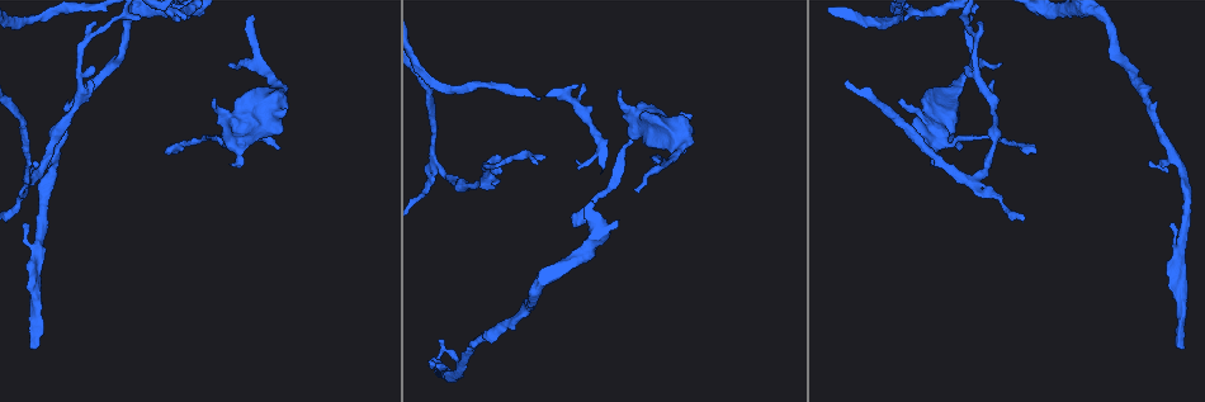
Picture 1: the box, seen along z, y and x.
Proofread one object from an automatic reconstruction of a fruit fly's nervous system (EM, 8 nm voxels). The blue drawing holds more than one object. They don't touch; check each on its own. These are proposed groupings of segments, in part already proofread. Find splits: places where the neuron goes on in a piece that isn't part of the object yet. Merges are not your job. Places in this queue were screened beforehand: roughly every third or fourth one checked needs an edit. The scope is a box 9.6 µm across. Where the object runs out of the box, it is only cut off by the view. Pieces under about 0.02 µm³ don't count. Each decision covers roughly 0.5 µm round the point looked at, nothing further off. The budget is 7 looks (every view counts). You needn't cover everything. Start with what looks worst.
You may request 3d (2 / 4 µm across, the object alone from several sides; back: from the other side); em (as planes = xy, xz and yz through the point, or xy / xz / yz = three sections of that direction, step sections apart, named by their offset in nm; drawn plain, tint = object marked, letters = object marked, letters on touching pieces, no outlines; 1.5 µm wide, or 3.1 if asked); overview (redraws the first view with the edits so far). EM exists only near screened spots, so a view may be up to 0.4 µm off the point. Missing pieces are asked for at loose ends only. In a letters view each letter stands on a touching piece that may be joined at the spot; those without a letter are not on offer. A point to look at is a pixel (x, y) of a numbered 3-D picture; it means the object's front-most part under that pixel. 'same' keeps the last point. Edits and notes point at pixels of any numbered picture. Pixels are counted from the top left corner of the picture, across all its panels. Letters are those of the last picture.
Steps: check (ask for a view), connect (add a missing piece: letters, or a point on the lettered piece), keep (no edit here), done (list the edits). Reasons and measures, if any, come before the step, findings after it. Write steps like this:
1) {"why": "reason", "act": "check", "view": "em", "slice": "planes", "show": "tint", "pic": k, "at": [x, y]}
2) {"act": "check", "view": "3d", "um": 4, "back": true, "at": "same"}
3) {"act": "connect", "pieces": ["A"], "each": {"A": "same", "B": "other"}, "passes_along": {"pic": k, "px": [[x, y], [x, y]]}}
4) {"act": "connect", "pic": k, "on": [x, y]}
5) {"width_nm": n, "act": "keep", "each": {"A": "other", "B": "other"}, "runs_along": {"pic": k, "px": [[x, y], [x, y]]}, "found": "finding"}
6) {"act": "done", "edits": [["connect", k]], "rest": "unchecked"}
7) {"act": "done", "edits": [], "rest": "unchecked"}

{"why": "an open end", "act": "check", "view": "3d", "um": 2, "pic": 1, "at": [1181, 346]}

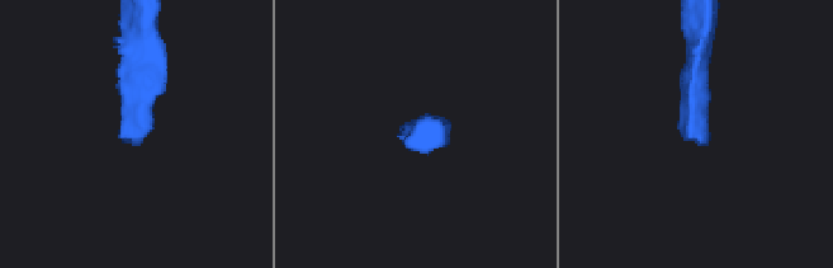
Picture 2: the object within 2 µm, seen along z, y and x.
{"act": "check", "view": "em", "slice": "planes", "show": "letters", "pic": 2, "at": [120, 136]}

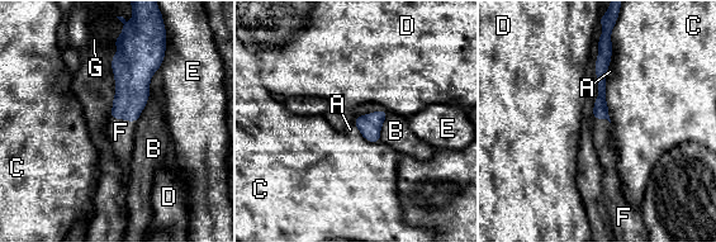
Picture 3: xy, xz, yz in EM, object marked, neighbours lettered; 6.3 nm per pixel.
{"act": "connect", "pieces": ["F"], "each": {"A": "other", "B": "other", "C": "other", "D": "other", "E": "other", "F": "same", "G": "other"}, "passes_along": {"pic": 3, "px": [[132, 80], [123, 118], [121, 132]]}, "found": "it goes on there"}

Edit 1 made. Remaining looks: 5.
{"why": "free end", "act": "check", "view": "3d", "um": 4, "pic": 1, "at": [24, 226]}

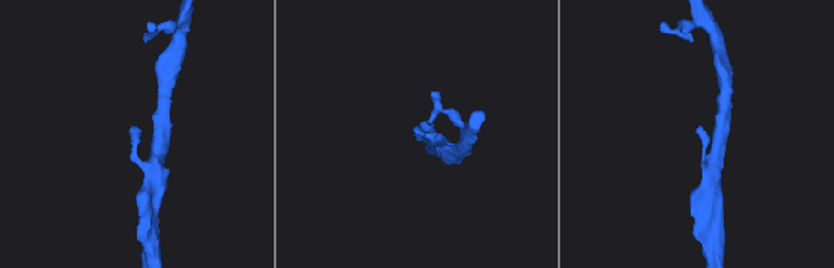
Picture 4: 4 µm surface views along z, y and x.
{"why": "now the EM", "act": "check", "view": "em", "slice": "planes", "show": "tint", "pic": 4, "at": [417, 129]}

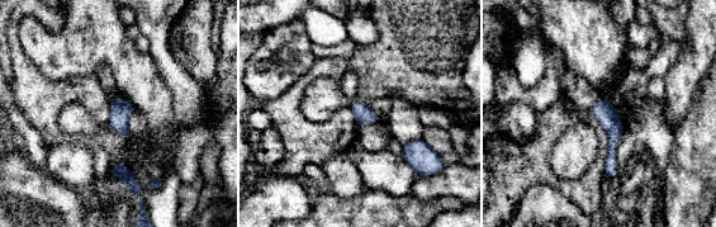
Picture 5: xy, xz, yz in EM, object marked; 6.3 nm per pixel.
{"why": "see the neighbours", "act": "check", "view": "em", "slice": "planes", "show": "letters", "at": "same"}

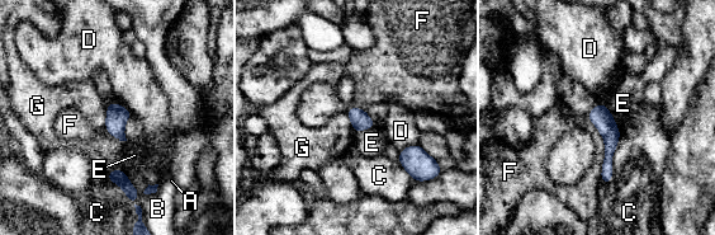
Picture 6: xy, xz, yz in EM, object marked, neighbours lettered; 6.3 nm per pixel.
{"act": "keep", "each": {"A": "other", "B": "other", "C": "other", "D": "other", "E": "other", "F": "other", "G": "other"}, "runs_along": {"pic": 6, "px": [[601, 107], [609, 130], [606, 179]]}, "found": "none of them fits"}

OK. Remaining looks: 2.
{"act": "check", "view": "em", "slice": "planes", "show": "tint", "pic": 1, "at": [232, 164]}

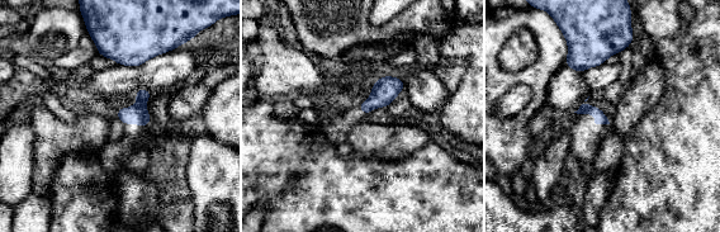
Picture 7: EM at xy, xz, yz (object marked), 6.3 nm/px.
{"why": "see the neighbours", "act": "check", "view": "em", "slice": "planes", "show": "letters", "at": "same"}

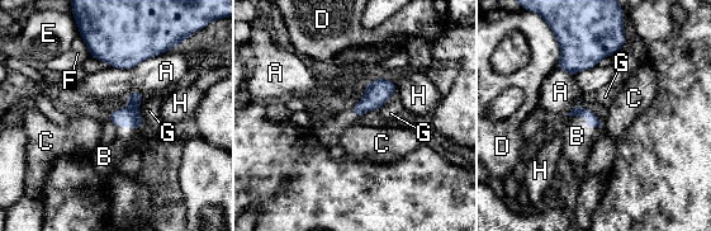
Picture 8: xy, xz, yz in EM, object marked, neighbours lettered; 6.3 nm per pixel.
{"act": "connect", "pieces": ["B"], "each": {"A": "other", "B": "same", "C": "other", "D": "other", "E": "other", "F": "other", "G": "other", "H": "other"}, "passes_along": {"pic": 8, "px": [[592, 119], [587, 119], [577, 136]]}, "found": "the neuron continues"}

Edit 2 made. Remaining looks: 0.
{"act": "done", "edits": [["connect", 3], ["connect", 8]], "rest": "unchecked"}

